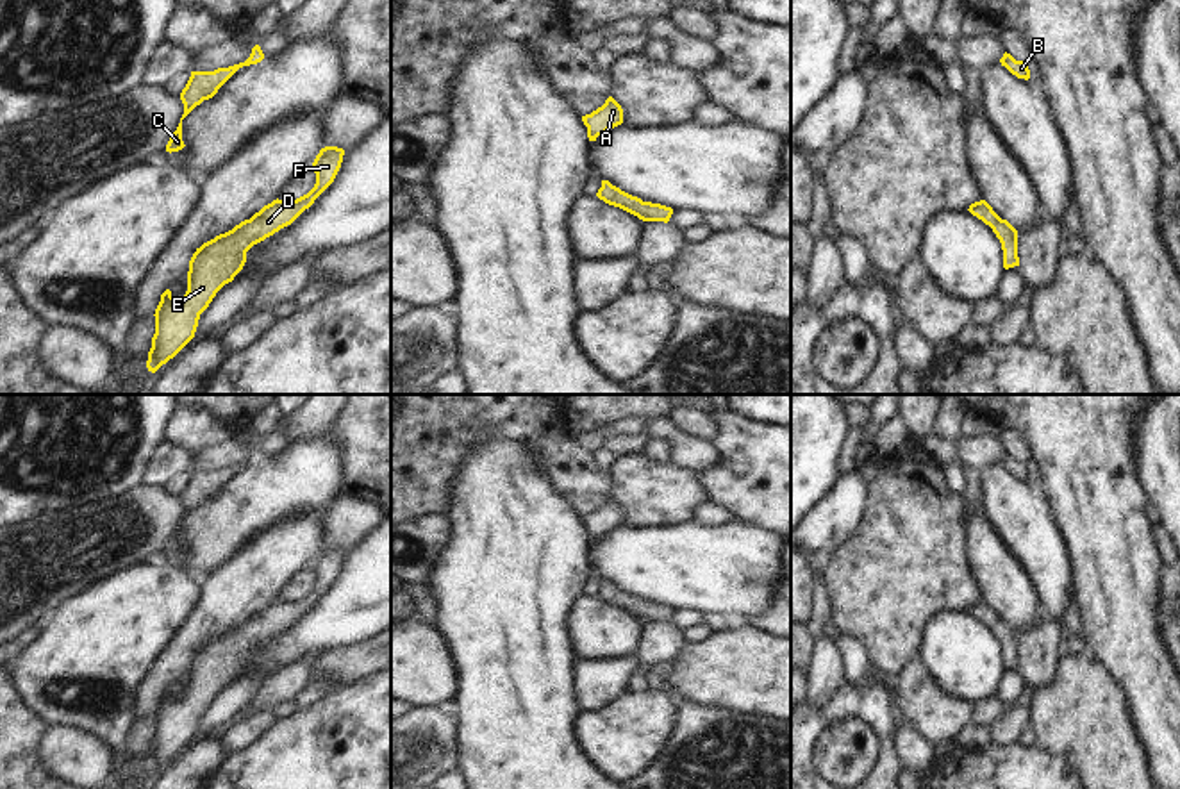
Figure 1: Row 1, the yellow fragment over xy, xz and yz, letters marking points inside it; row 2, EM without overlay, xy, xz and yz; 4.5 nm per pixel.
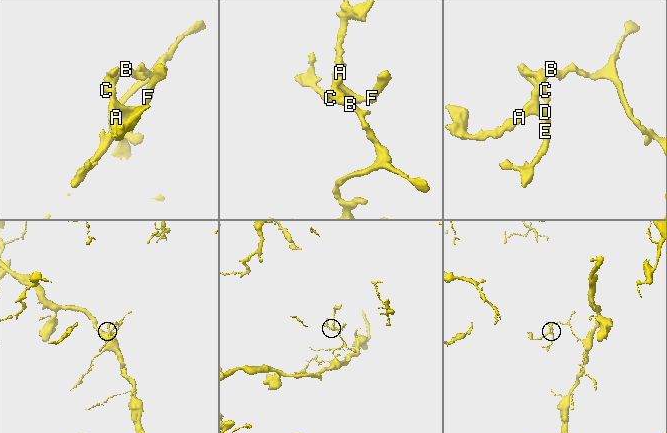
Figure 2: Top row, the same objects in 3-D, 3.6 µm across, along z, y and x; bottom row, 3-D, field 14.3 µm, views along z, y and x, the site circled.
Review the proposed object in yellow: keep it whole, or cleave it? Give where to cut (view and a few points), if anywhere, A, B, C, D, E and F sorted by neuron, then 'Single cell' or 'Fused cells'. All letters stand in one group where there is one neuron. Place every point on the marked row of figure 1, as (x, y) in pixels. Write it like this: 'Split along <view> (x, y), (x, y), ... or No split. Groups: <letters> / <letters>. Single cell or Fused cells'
No split. Groups: A B C D E F. Single cell.

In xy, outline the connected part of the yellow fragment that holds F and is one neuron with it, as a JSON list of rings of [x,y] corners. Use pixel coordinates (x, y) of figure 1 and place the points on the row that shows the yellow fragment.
[[[325,146],[316,155],[312,168],[314,187],[296,200],[273,200],[241,221],[232,230],[204,243],[193,253],[187,271],[187,291],[182,298],[173,298],[166,289],[155,309],[155,334],[148,352],[146,368],[155,373],[173,359],[193,337],[200,314],[209,307],[216,293],[243,270],[246,252],[291,225],[314,200],[334,182],[345,150]]]

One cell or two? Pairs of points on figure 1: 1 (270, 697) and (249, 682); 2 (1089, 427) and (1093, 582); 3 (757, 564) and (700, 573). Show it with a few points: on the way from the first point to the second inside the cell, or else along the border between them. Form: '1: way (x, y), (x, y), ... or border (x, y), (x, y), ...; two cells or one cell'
1: border (266, 677), (256, 695), (236, 714); two cells
2: way (1089, 466), (1095, 486), (1095, 543); one cell
3: way (743, 564), (714, 568); one cell

